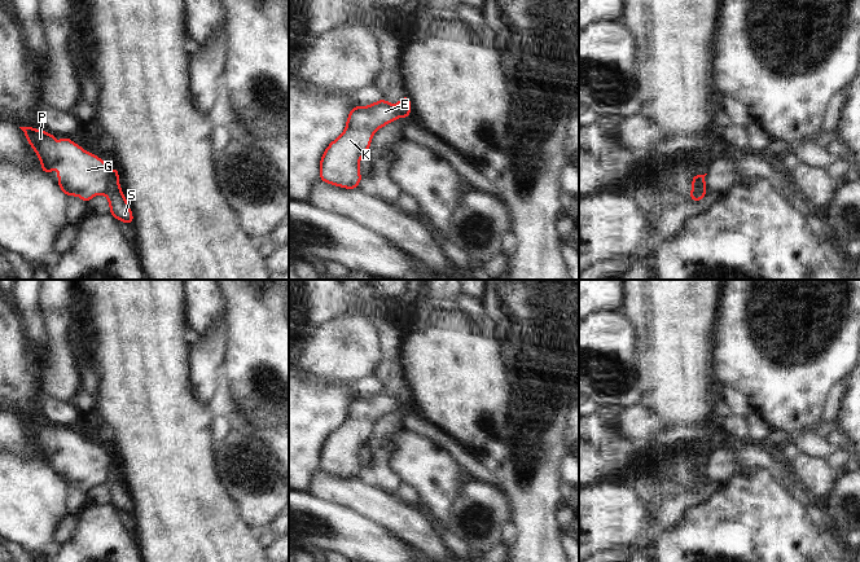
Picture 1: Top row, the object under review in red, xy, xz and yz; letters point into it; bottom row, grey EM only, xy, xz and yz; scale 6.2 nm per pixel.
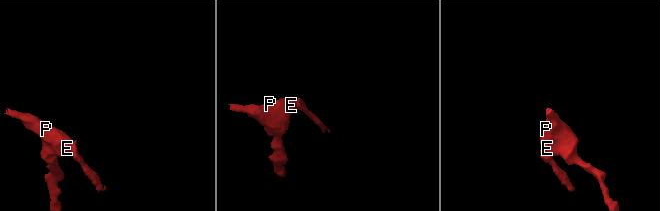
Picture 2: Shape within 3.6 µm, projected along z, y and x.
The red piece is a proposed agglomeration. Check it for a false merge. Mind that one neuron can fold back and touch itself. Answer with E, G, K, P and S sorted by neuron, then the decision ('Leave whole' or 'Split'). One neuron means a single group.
Groups: E G K P / S. Split.

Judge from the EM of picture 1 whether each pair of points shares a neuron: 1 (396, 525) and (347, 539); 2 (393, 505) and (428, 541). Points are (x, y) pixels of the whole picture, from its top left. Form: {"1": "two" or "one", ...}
{"1": "two", "2": "one"}

